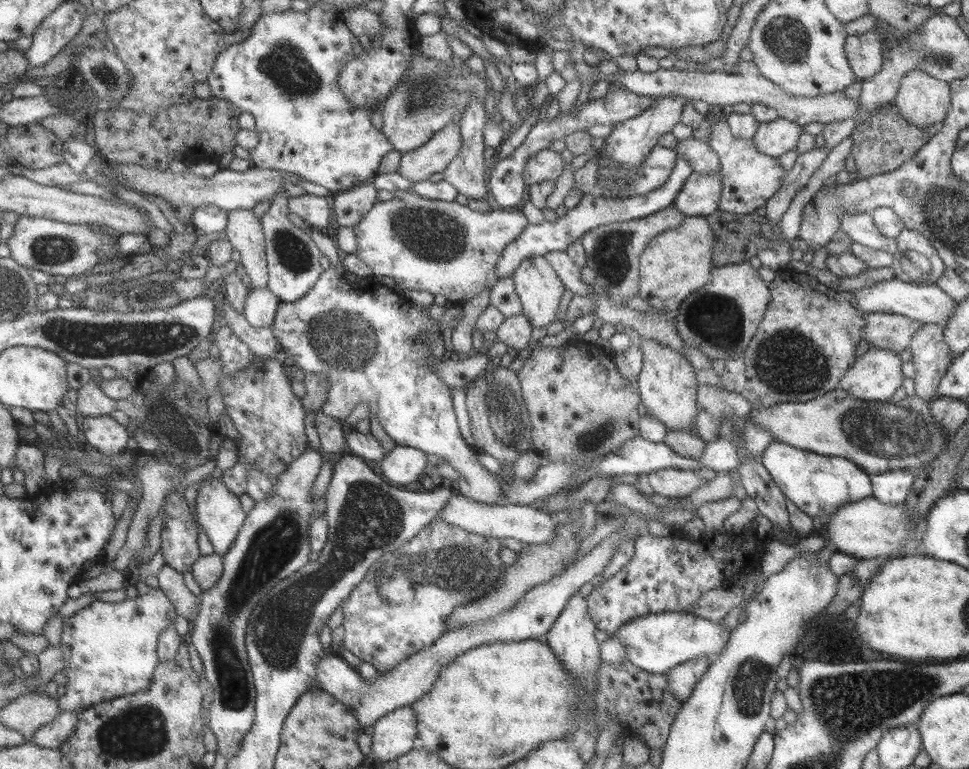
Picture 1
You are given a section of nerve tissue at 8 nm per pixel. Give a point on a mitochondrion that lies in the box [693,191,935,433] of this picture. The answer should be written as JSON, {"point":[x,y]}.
{"point":[786,361]}

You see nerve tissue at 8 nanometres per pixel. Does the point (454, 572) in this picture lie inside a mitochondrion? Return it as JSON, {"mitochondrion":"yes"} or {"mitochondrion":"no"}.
{"mitochondrion":"yes"}

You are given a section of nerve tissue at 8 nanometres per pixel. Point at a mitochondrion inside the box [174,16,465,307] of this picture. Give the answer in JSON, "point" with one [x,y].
{"point":[283,65]}

